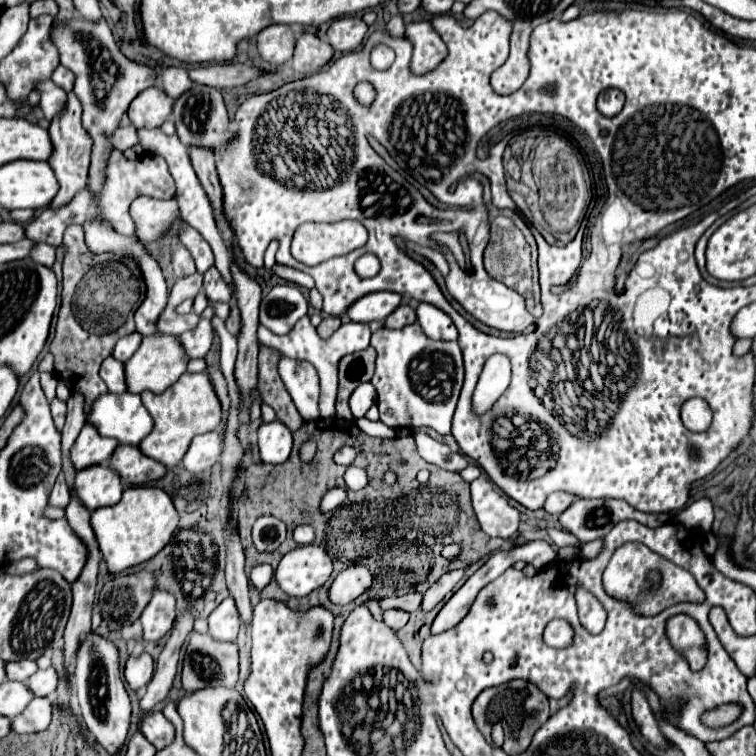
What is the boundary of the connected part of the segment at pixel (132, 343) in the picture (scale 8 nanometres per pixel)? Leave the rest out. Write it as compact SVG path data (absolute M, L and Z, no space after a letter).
M130 333L130 335L122 337L122 339L118 339L112 355L114 355L118 361L124 363L124 361L128 361L128 359L134 355L134 351L140 347L140 343L142 343L142 335L140 335L140 333Z

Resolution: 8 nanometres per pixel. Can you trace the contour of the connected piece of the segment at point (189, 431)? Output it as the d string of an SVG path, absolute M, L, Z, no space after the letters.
M206 371L204 373L184 373L172 387L168 387L160 395L152 391L144 391L142 403L154 419L154 429L150 431L148 437L140 441L138 447L144 455L162 463L164 467L176 467L182 461L184 453L188 451L192 437L208 433L208 431L216 431L222 419L220 401L216 397L216 391Z

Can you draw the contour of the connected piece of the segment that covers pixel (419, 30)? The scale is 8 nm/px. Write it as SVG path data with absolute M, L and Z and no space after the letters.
M428 21L409 23L405 26L405 36L414 43L414 55L410 71L414 75L422 75L432 71L442 59L446 59L446 45L432 29Z

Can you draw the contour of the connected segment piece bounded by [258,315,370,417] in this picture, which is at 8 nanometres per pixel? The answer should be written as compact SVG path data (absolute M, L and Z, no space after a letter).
M302 317L294 329L282 337L276 333L270 333L270 329L264 329L264 325L258 327L258 339L262 345L268 345L278 351L288 351L288 357L310 361L320 377L320 417L334 417L334 403L336 403L336 389L338 389L338 361L354 351L362 351L370 345L370 327L366 323L346 323L342 325L330 339L322 339L317 330L312 327L310 317Z

